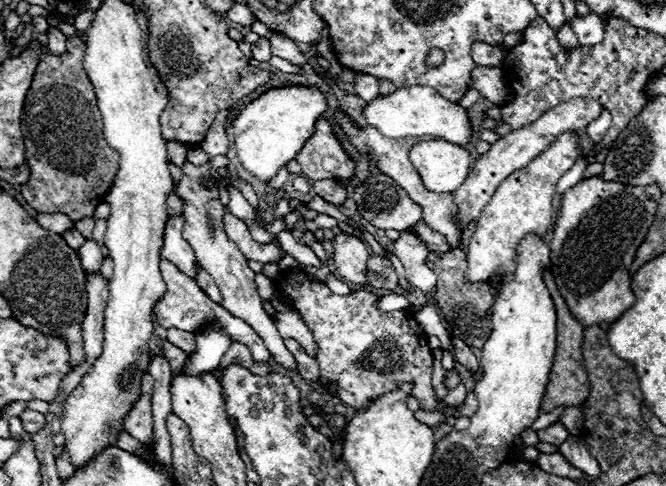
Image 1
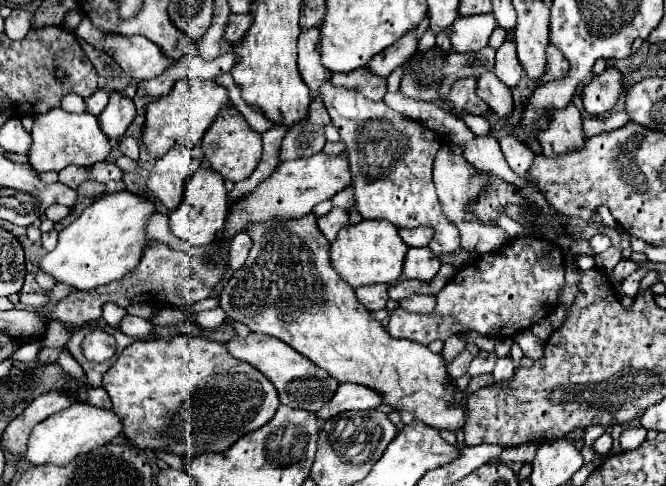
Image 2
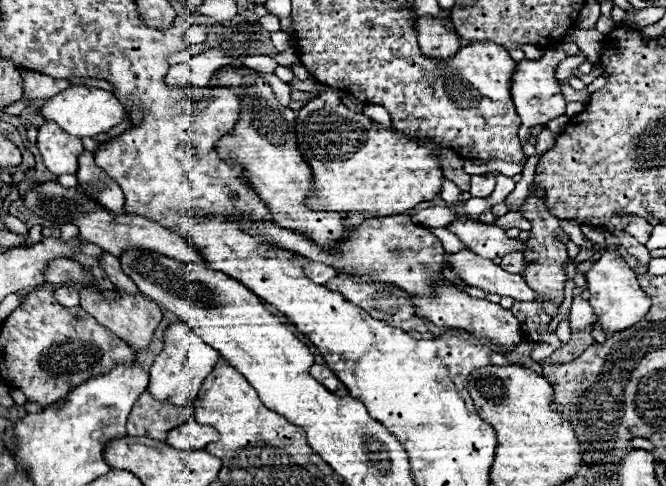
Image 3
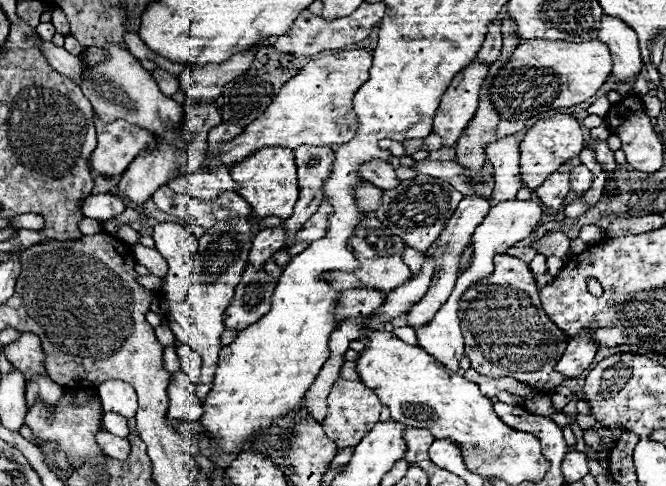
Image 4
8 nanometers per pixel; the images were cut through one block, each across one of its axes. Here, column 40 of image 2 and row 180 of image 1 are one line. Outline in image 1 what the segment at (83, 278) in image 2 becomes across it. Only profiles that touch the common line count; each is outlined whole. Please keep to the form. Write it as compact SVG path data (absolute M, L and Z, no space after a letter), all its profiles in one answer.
M304 86L272 88L250 102L234 120L236 152L240 164L260 182L272 180L282 166L296 158L308 138L314 134L316 120L326 112L328 104L322 92Z

